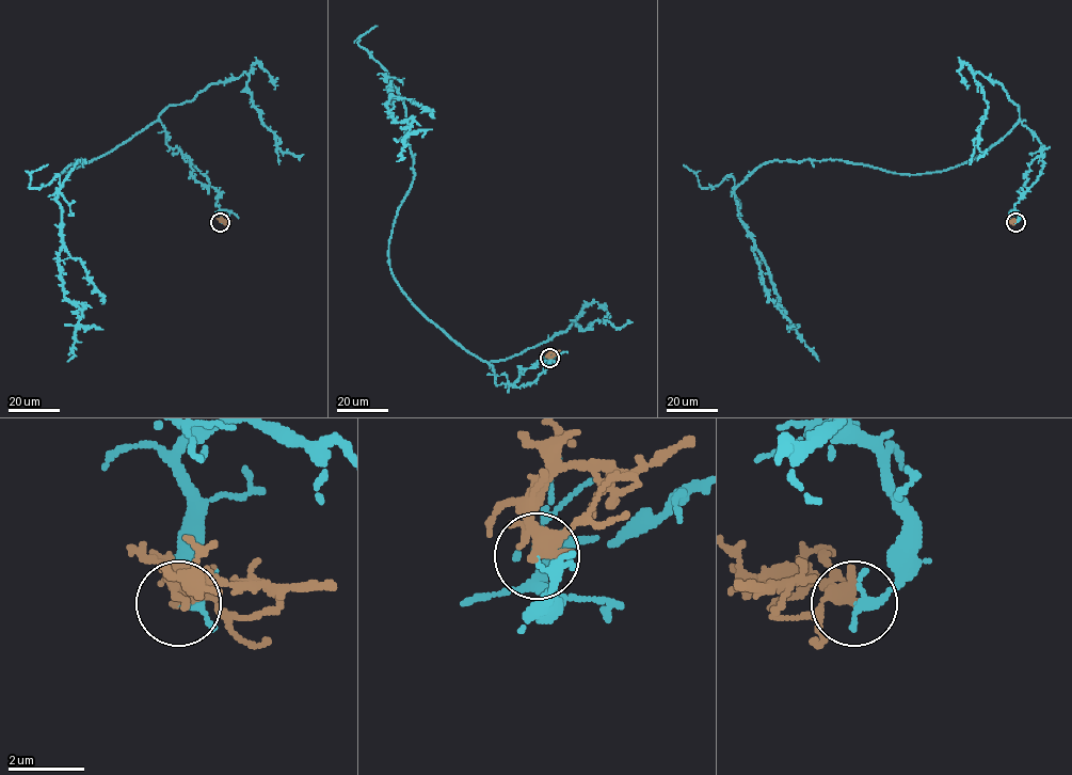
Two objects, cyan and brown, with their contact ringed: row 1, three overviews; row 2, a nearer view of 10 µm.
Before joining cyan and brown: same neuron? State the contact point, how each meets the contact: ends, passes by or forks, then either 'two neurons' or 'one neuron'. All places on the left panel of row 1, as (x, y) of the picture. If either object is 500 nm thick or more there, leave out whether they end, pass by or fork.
place (220, 222); cyan forks; brown forks; two neurons

